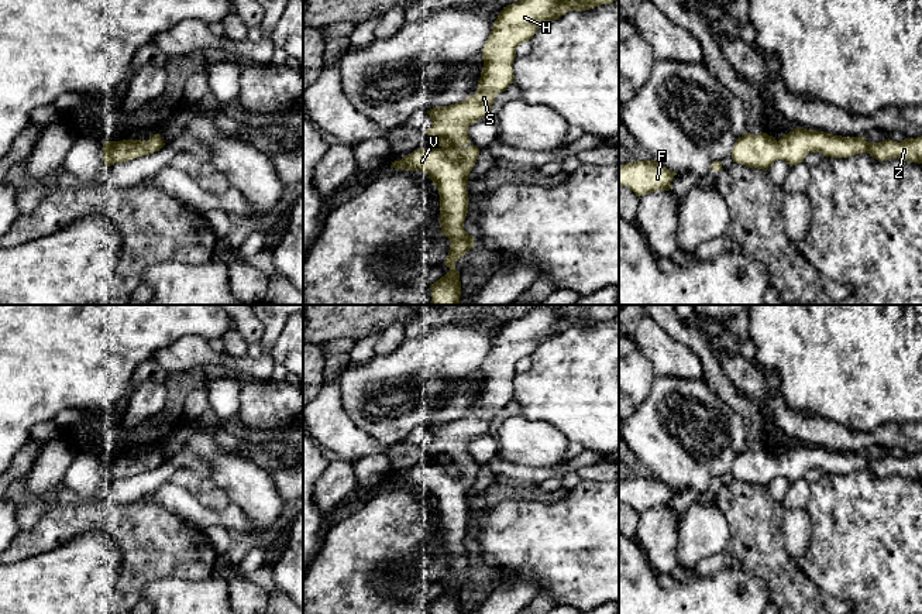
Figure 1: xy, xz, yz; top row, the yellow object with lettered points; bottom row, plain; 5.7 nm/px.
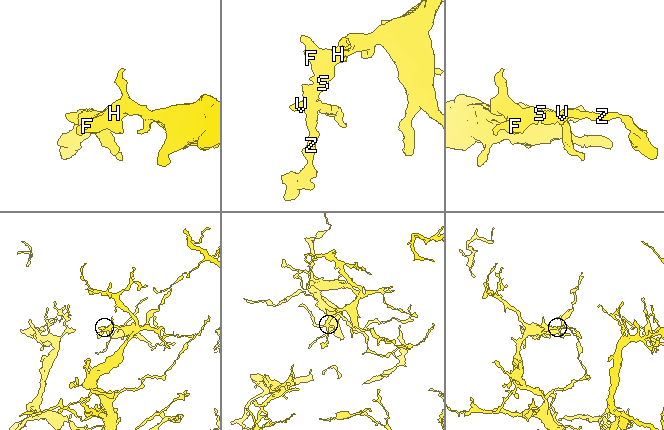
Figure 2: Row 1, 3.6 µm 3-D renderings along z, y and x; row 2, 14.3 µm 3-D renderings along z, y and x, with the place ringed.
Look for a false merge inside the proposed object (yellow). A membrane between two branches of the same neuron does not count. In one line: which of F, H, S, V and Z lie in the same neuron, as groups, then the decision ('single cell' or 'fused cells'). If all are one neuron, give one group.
F H S V Z | single cell

